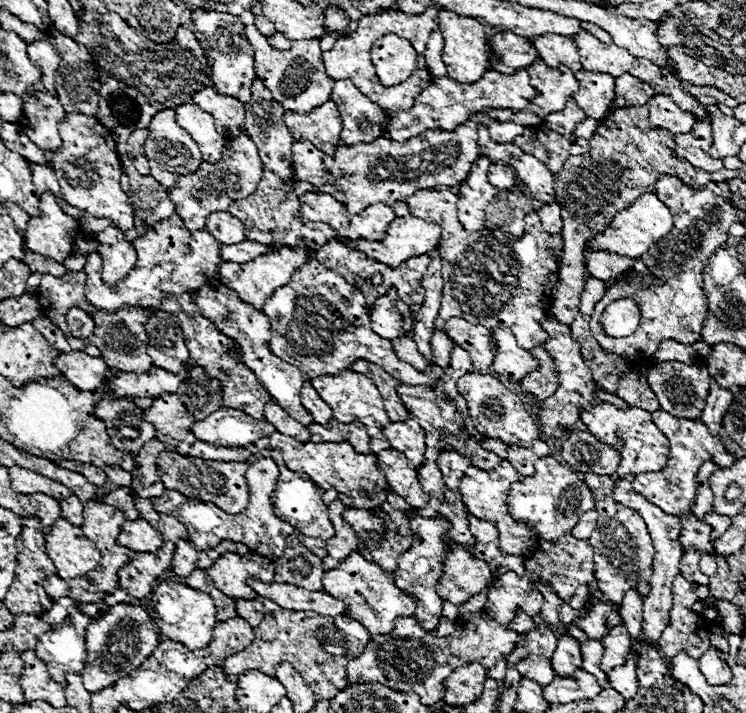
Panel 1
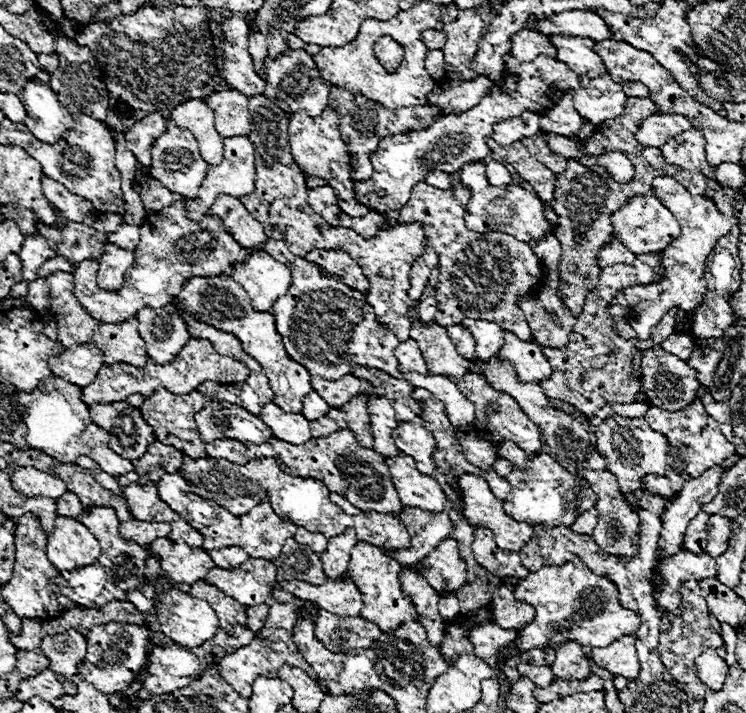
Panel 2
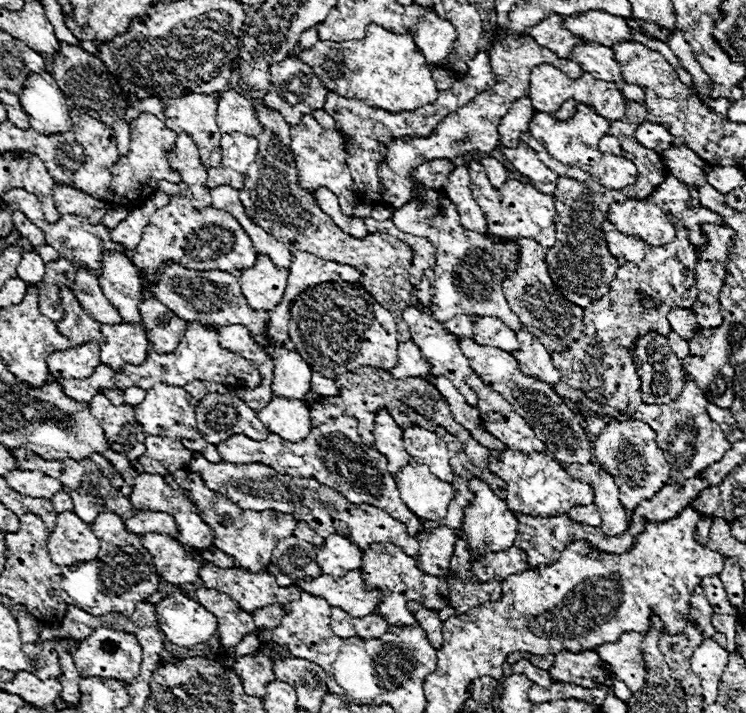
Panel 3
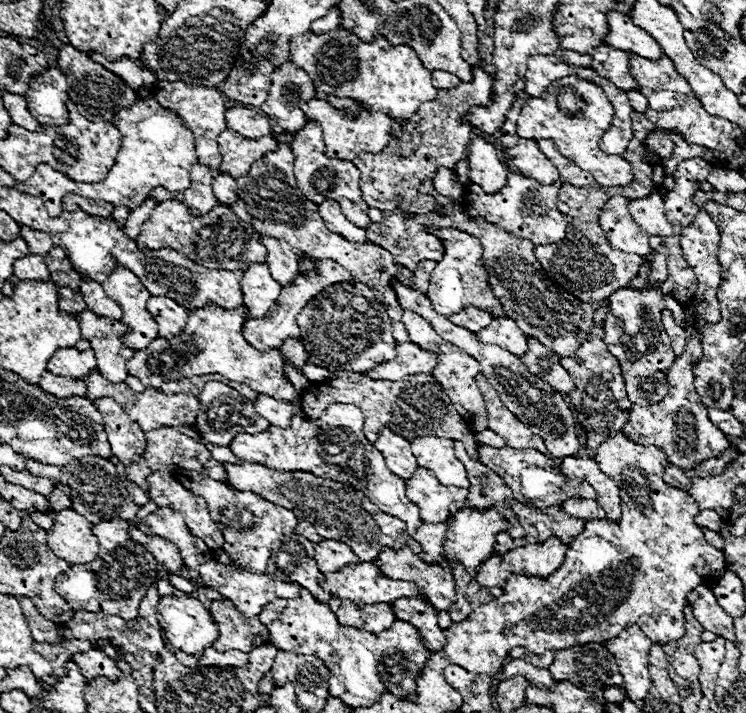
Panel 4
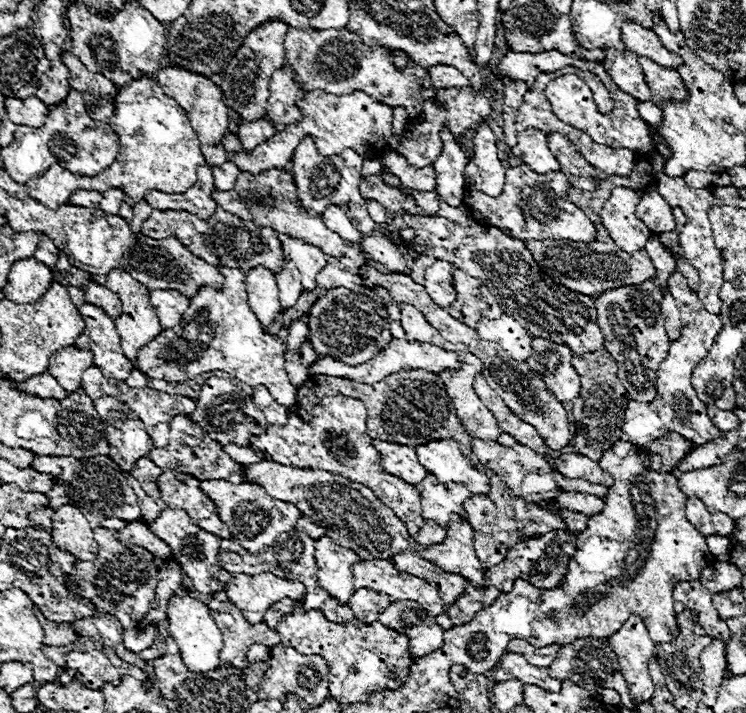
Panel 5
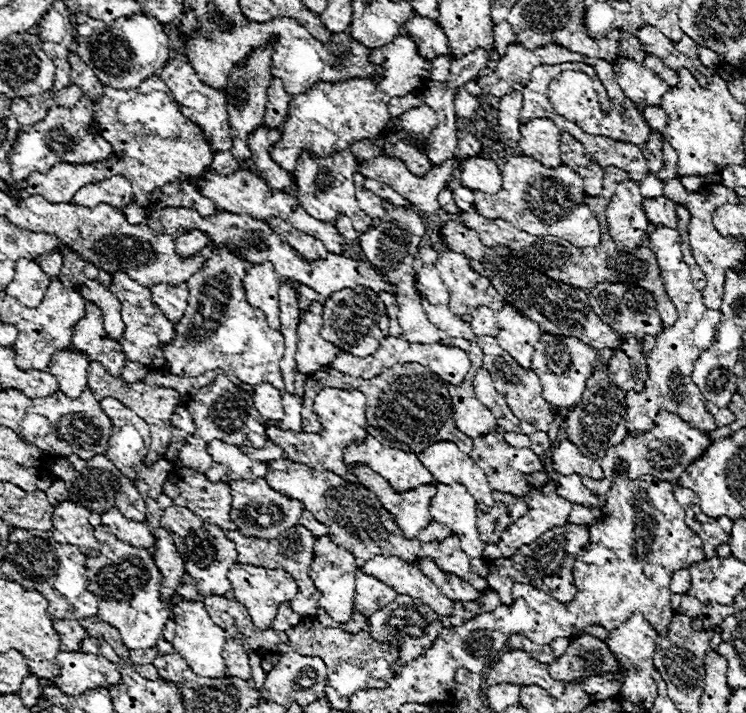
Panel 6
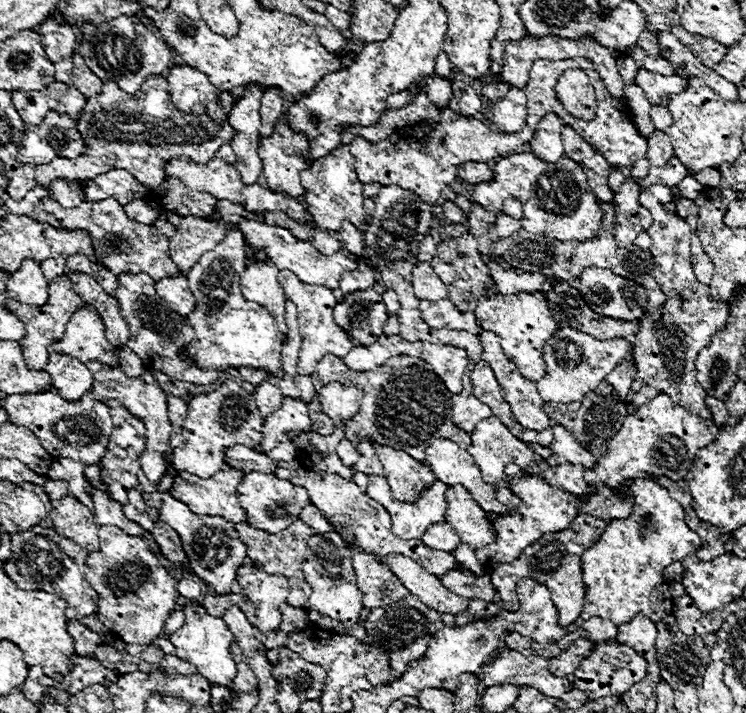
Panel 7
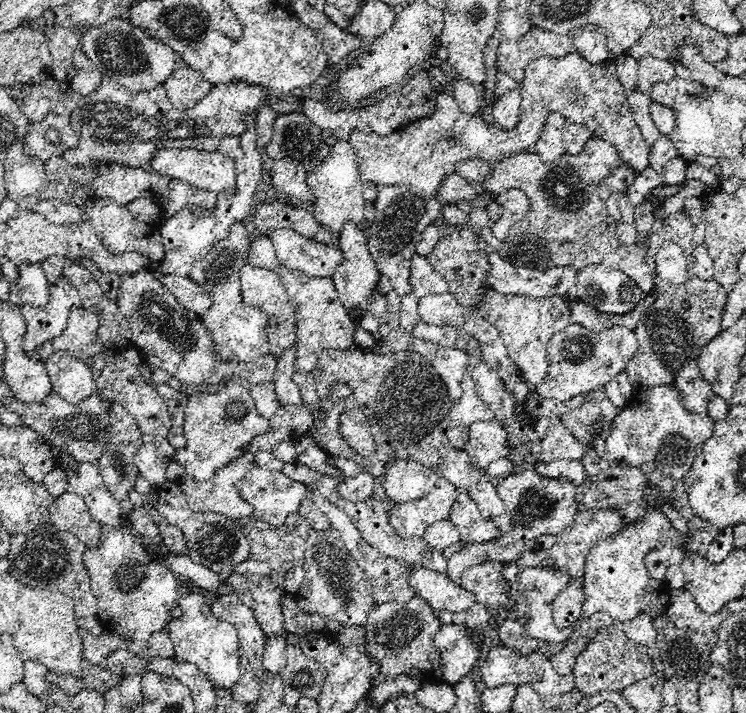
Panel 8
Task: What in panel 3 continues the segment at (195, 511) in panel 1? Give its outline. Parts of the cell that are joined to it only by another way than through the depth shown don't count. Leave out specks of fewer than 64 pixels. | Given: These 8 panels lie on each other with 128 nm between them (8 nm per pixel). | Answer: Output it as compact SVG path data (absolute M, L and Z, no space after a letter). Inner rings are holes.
M176 470L172 474L166 474L164 478L172 488L184 492L198 506L204 522L208 522L214 530L214 546L218 550L222 550L226 556L234 558L234 568L248 570L252 574L264 570L270 564L272 550L276 548L276 544L282 538L292 536L292 532L296 528L298 520L292 514L284 514L284 512L276 512L276 510L262 510L262 512L240 510L230 498L208 490L208 486L204 486L204 480L198 474L192 474L186 470Z

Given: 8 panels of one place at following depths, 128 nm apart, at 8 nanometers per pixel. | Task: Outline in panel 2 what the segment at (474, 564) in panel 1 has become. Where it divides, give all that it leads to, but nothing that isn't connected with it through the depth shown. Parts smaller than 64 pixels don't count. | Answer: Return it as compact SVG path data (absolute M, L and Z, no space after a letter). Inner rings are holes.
M450 536L420 564L424 566L424 578L436 592L454 592L466 584L466 564L460 560L456 540Z

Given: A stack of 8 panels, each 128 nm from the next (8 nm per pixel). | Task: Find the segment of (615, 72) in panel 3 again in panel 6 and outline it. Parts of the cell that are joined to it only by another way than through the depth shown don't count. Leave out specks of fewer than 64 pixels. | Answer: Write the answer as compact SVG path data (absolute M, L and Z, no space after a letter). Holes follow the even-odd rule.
M620 56L616 62L612 62L612 66L624 94L628 94L628 98L636 104L660 106L664 92L670 90L670 86L660 76L628 58Z

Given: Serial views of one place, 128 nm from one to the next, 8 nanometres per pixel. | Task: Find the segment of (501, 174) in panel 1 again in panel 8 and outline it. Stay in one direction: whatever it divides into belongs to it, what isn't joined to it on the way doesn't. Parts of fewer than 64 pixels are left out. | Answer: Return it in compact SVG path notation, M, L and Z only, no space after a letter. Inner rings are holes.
M462 160L456 164L456 172L468 182L478 182L492 172L492 166L486 160Z

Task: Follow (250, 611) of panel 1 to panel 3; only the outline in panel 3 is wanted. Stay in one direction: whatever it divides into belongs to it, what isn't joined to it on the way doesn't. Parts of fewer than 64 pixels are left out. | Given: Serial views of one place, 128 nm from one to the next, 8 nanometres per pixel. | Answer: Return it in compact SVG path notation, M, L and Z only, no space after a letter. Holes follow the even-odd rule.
M266 606L264 610L252 612L252 616L254 616L256 626L258 626L260 630L272 628L272 626L276 626L276 624L282 620L282 616L284 616L284 606Z

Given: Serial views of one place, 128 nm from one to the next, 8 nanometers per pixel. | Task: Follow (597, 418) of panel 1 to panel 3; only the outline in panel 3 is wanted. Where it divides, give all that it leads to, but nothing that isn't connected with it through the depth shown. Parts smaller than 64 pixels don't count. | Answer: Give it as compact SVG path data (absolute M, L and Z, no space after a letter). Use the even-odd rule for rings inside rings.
M638 420L612 422L606 426L594 440L594 458L602 470L608 470L608 474L616 478L616 486L620 486L620 500L628 510L630 522L640 500L652 498L664 486L666 478L670 478L670 464L664 460L662 450L656 446L654 430Z

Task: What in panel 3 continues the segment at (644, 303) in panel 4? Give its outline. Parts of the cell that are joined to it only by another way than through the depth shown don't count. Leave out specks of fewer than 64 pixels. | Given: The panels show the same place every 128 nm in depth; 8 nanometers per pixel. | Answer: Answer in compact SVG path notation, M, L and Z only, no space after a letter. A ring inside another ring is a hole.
M672 308L670 314L668 314L668 320L670 320L672 330L678 332L682 338L686 338L686 340L694 338L694 334L698 330L698 324L696 324L696 316L692 314L692 310ZM648 332L636 340L632 348L632 362L636 374L640 374L640 398L644 404L668 404L676 400L684 386L684 368L680 358L676 358L668 346L668 340L656 332Z

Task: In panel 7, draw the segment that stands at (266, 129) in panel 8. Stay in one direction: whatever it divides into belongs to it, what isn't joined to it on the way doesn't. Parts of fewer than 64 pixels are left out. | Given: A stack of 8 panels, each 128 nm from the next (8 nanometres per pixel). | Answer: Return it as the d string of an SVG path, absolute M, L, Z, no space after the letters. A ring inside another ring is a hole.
M268 88L264 92L264 98L260 102L260 136L268 138L274 132L276 122L282 118L282 98L280 98L280 90L278 88Z

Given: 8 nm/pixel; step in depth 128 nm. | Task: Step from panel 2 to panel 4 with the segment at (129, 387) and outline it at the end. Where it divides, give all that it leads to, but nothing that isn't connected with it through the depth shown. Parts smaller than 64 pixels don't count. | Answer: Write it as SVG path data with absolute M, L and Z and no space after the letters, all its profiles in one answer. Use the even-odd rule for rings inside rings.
M212 302L208 306L196 308L188 312L188 322L176 338L156 338L152 346L138 350L128 360L128 374L140 378L140 382L148 388L158 388L162 382L192 378L192 376L204 376L204 374L222 374L228 380L240 382L250 386L256 392L264 392L272 398L284 398L284 402L292 402L292 398L298 398L298 392L292 388L288 378L284 376L284 358L278 350L260 352L252 348L244 340L242 328L244 322L248 322L248 308L240 306L236 310L224 310ZM44 372L44 378L36 384L44 392L56 396L56 398L70 398L70 396L86 396L86 382L84 378L72 380L72 378L56 378L56 374Z

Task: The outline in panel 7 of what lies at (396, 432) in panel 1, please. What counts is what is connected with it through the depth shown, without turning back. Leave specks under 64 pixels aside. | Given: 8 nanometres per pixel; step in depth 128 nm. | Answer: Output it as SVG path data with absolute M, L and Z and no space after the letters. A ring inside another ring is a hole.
M436 438L426 448L426 462L440 482L448 486L462 484L484 512L494 514L506 512L506 506L496 498L496 486L486 484L482 480L482 474L474 458L468 454L468 450L460 448L456 442Z

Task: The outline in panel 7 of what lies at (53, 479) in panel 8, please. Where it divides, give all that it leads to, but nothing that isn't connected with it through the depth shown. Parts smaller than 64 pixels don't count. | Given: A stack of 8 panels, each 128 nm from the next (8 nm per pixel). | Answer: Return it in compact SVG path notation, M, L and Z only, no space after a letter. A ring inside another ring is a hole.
M48 478L48 482L44 484L44 490L46 490L46 494L48 494L50 498L54 498L54 500L60 500L60 498L64 498L64 496L68 494L68 482L64 482L64 480L52 480L52 478Z

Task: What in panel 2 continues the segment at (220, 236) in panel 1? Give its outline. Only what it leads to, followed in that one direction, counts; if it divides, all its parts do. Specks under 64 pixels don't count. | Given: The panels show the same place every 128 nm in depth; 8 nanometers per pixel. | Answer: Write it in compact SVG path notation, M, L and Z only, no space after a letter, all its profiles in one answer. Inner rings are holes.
M222 194L212 204L210 212L220 216L224 226L228 228L228 232L246 248L258 248L260 244L270 240L264 232L264 226L260 226L260 222L256 222L248 214L248 210L244 208L244 204L238 198Z

